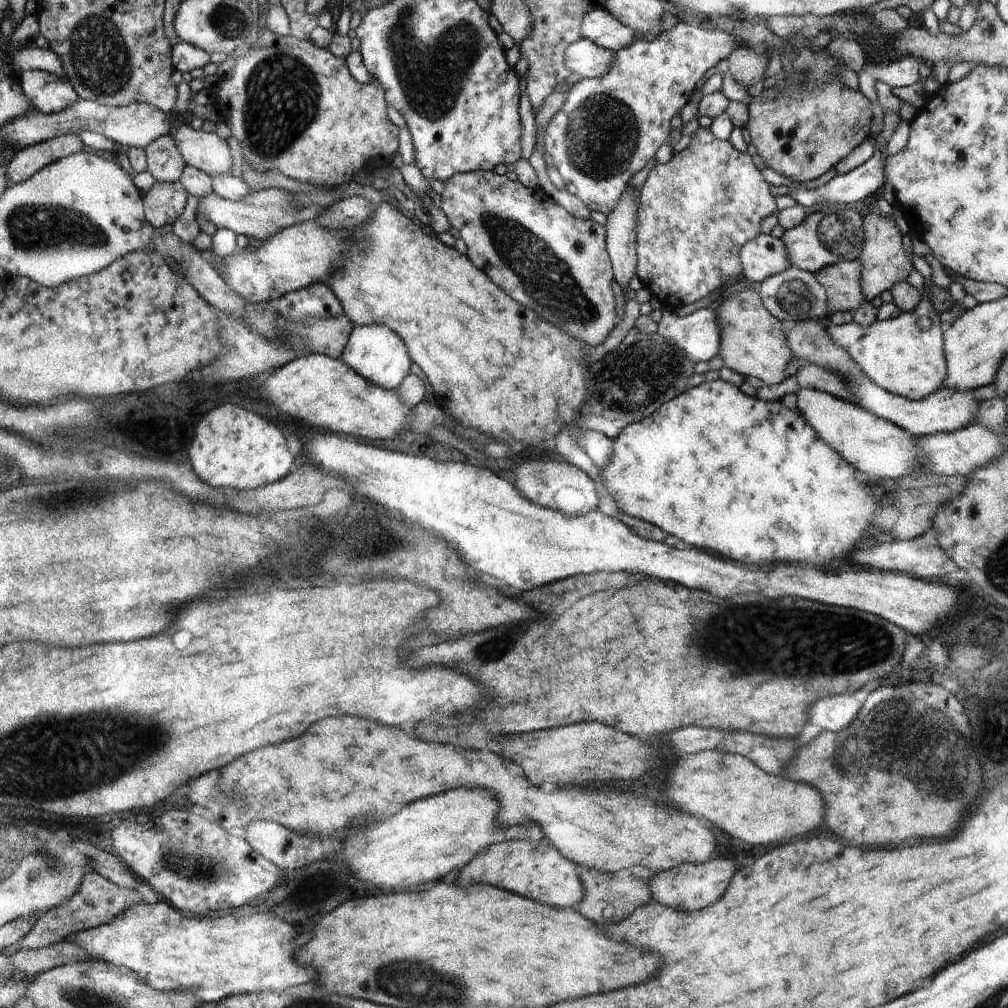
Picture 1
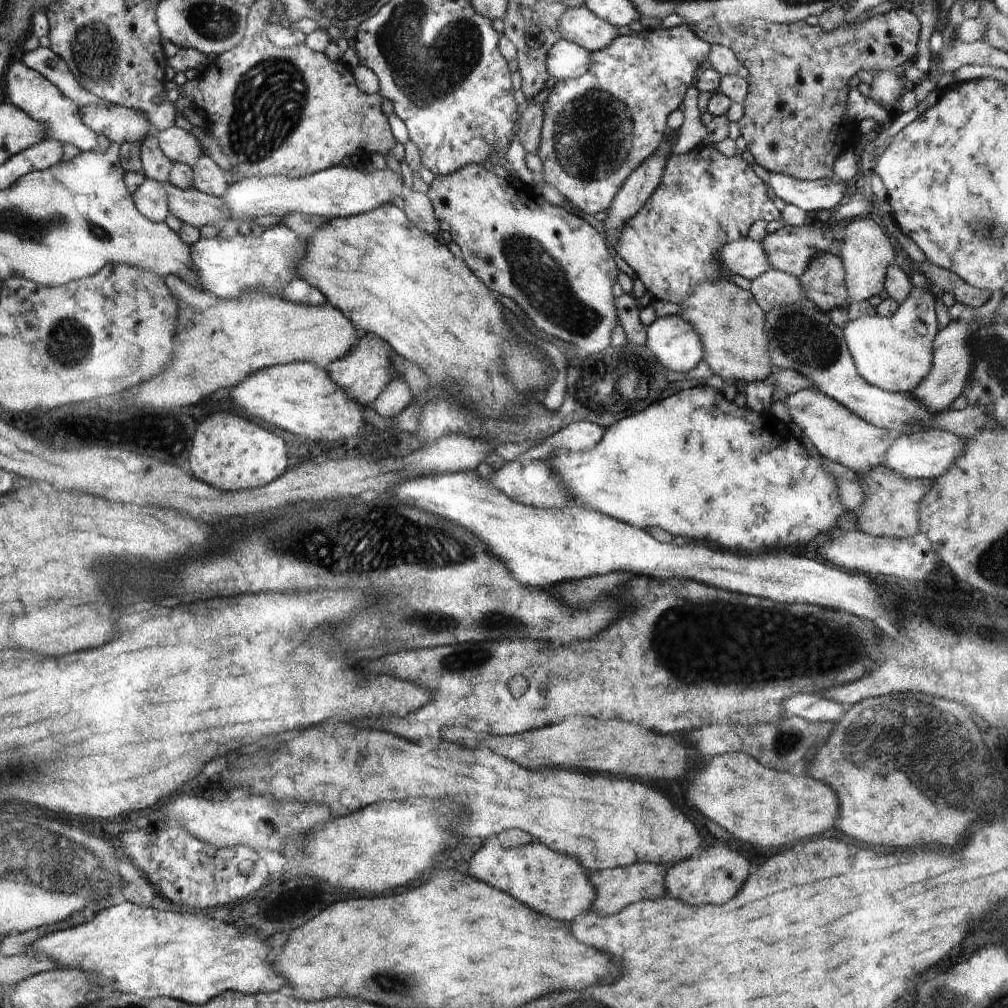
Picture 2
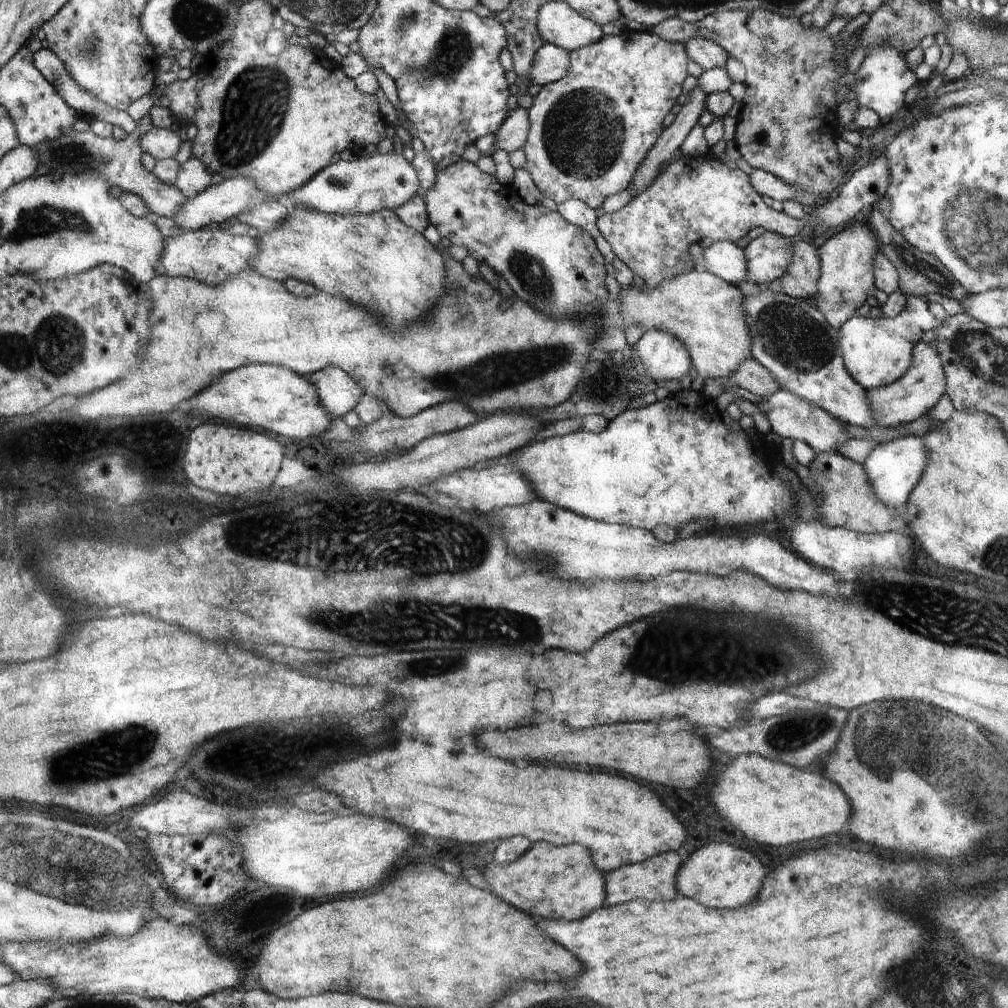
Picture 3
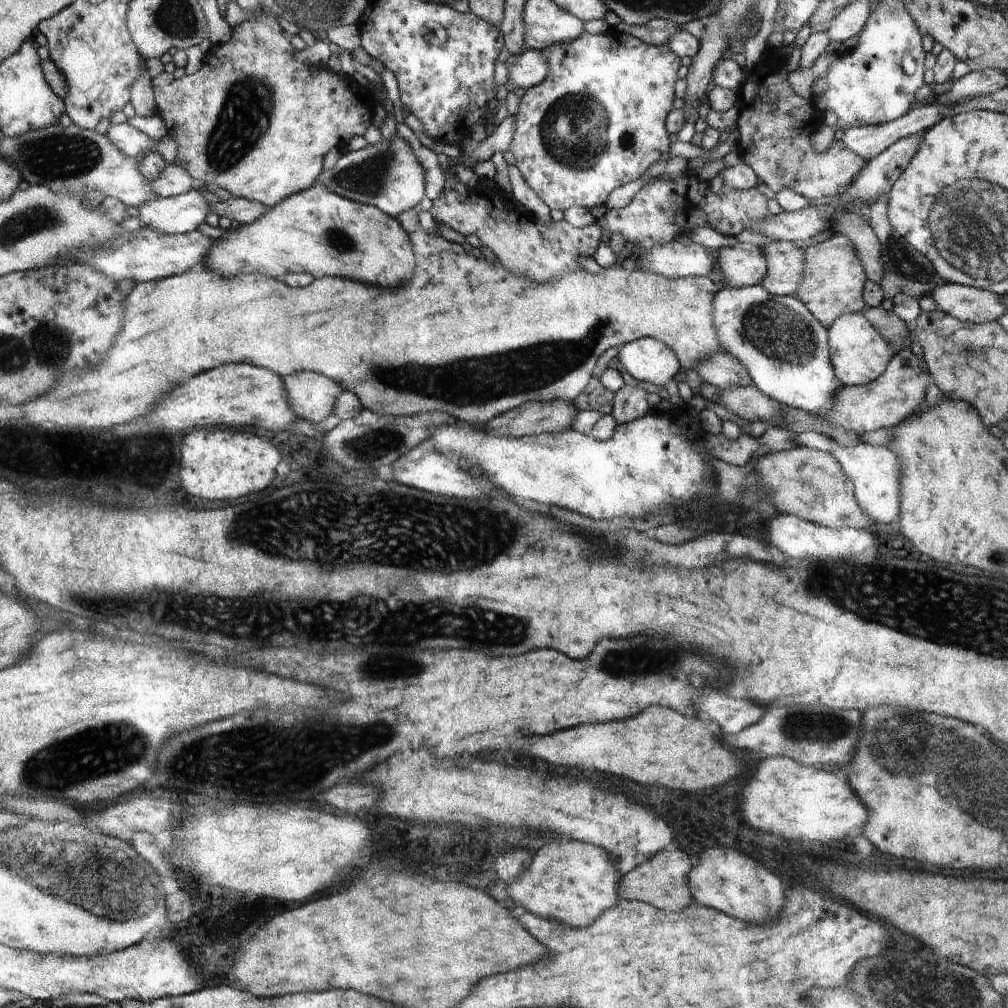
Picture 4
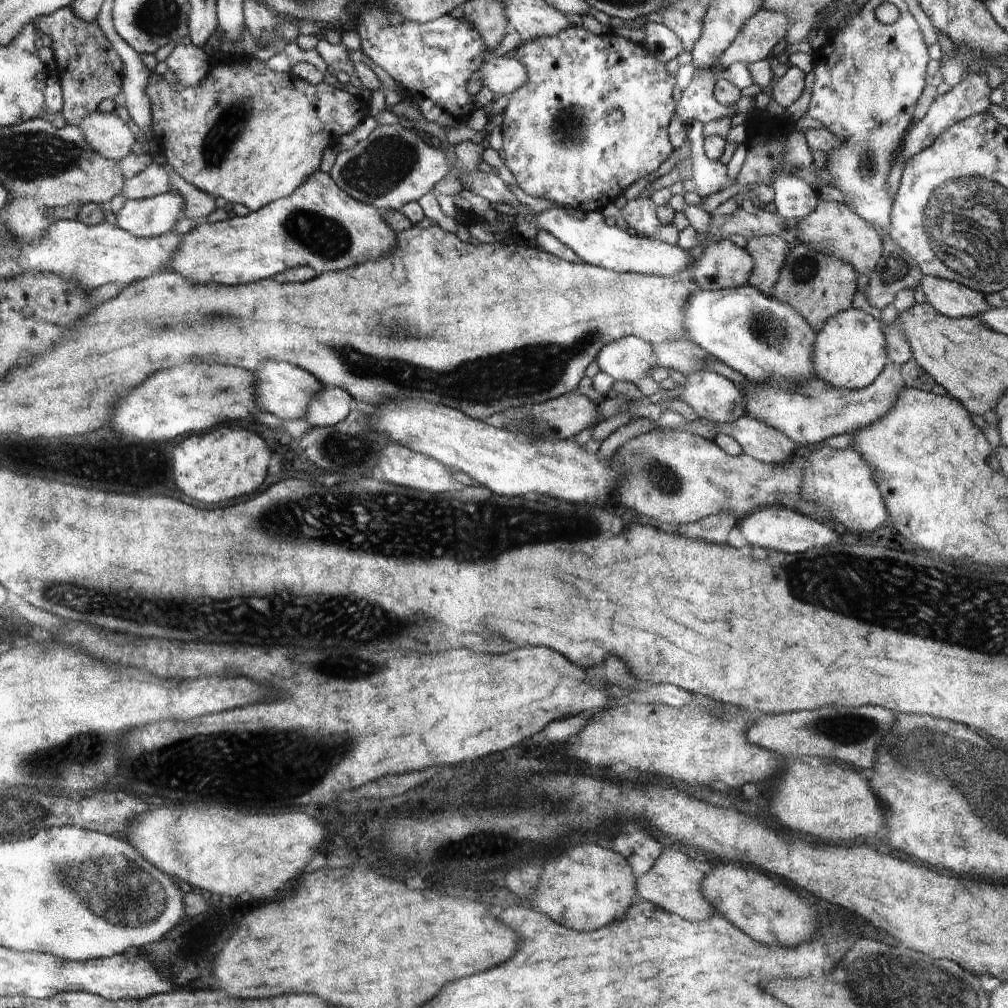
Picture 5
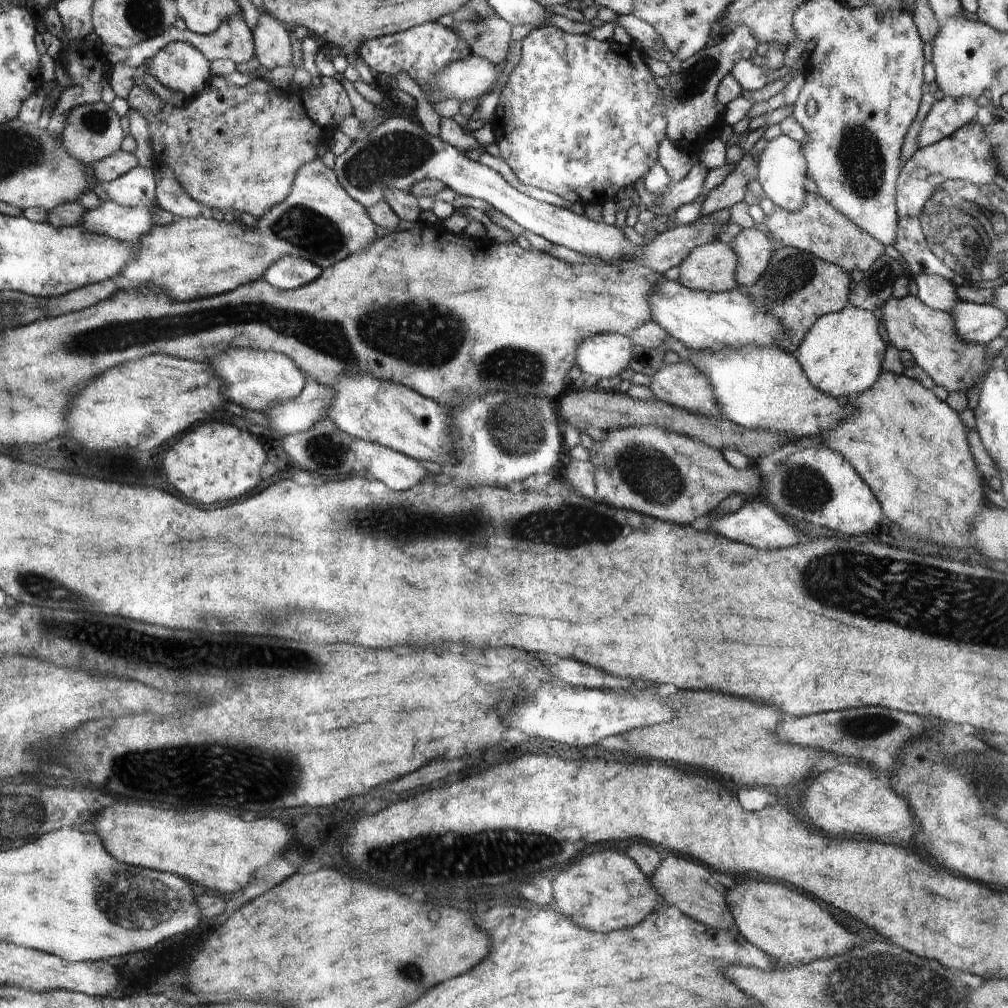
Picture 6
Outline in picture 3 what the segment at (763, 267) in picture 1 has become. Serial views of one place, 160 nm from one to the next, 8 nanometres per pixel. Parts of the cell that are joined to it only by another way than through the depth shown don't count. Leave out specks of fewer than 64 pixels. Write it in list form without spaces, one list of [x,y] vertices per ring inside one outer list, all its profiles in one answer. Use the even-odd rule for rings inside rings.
[[[711,241],[704,243],[700,261],[687,259],[693,268],[700,268],[737,285],[747,280],[747,256],[745,250],[734,241]]]

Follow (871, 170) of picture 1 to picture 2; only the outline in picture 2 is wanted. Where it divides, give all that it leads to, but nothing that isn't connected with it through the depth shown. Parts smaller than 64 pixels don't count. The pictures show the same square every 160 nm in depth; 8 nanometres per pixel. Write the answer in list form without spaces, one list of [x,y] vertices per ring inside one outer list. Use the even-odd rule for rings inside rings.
[[[770,173],[767,185],[787,205],[796,205],[813,217],[835,210],[847,192],[847,183],[851,187],[859,186],[858,177],[854,176],[848,182],[841,181],[836,176],[803,181],[780,173]]]

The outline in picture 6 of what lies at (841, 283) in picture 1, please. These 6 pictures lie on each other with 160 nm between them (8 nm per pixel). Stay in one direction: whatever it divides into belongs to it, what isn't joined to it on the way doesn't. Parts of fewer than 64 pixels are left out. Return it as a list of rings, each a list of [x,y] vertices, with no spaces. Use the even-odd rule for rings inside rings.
[[[760,226],[741,231],[728,243],[728,246],[737,254],[736,268],[737,284],[751,287],[766,272],[772,260],[772,242],[770,238],[760,232]]]

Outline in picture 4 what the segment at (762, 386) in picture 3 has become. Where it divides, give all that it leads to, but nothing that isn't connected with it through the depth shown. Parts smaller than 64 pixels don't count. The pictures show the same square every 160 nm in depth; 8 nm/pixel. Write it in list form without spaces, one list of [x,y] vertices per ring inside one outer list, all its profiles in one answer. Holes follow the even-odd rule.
[[[718,352],[710,358],[704,358],[696,366],[690,366],[690,369],[704,380],[704,383],[711,384],[716,388],[724,390],[728,386],[753,386],[752,378],[732,354]]]

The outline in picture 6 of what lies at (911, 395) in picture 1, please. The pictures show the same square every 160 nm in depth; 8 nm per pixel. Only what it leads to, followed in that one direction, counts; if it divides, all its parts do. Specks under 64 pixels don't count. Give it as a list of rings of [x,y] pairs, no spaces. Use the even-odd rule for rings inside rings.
[[[848,305],[839,313],[822,315],[810,327],[795,352],[812,386],[837,399],[854,398],[880,377],[888,343],[880,337],[880,321],[873,312]]]

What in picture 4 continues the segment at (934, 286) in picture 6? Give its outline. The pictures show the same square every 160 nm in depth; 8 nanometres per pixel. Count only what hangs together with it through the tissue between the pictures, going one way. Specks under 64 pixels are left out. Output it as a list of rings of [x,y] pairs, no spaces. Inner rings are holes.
[[[955,283],[940,284],[929,296],[941,313],[975,324],[996,321],[1007,310],[994,292]]]

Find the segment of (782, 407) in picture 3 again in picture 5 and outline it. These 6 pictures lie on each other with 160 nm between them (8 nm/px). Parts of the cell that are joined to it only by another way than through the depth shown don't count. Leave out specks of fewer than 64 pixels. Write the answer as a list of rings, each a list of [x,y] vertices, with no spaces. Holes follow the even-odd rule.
[[[714,371],[684,375],[680,400],[689,404],[702,419],[710,422],[731,423],[747,415],[747,398],[742,388]]]

